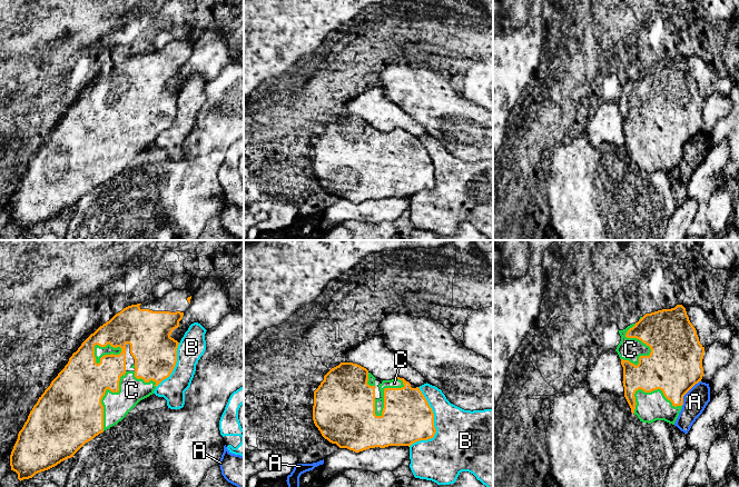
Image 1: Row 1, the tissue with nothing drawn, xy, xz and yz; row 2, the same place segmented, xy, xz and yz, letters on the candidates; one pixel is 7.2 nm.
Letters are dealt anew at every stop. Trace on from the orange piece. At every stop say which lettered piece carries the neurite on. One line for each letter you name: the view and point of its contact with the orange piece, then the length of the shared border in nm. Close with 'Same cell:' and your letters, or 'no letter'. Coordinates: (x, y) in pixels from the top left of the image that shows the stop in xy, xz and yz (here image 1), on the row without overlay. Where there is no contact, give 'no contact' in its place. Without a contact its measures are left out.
C: meets orange in yz at (644, 93); contact 320 nm long
Same cell: C

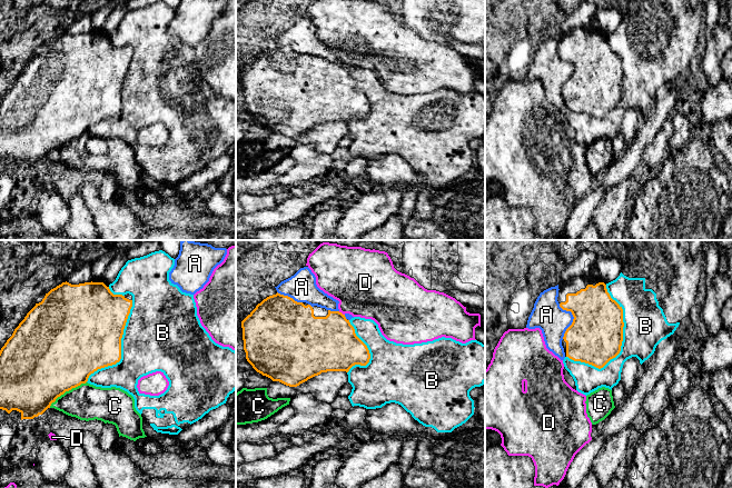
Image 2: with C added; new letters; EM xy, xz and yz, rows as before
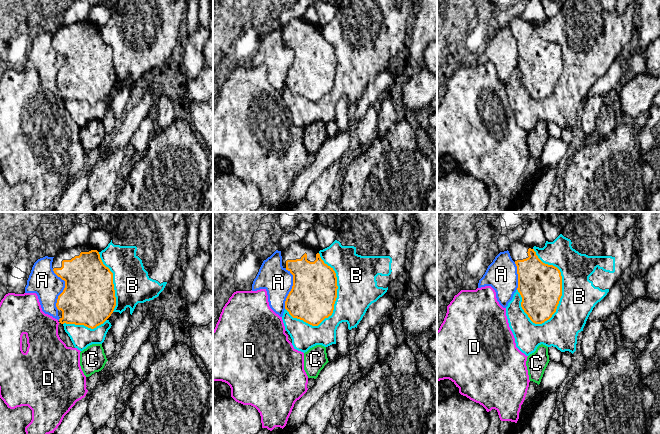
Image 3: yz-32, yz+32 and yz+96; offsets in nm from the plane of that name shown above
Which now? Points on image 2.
Same cell: no letter

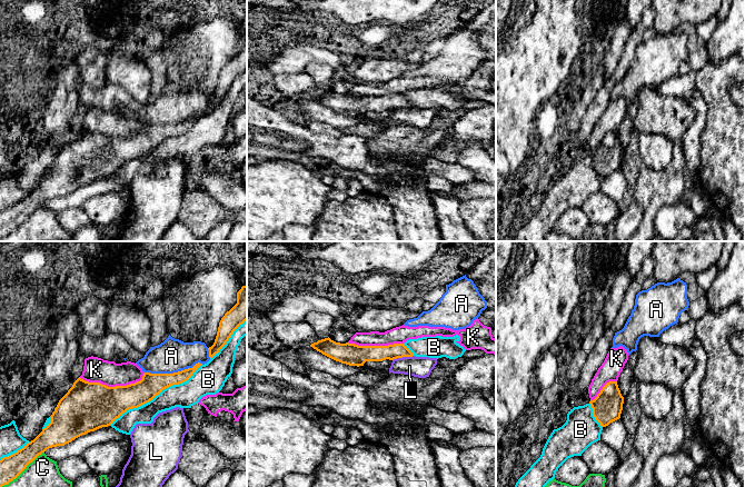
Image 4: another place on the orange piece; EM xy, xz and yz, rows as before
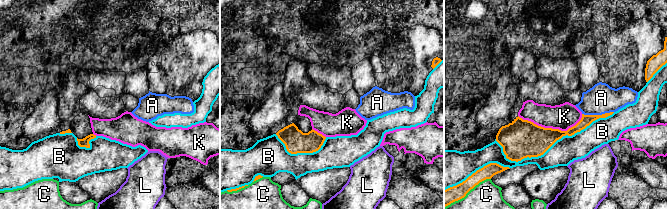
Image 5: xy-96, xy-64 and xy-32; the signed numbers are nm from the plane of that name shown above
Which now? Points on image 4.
Same cell: no letter

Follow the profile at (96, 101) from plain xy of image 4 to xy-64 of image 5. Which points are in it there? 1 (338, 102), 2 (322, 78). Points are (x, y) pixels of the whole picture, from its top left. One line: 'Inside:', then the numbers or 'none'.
Inside: 1

